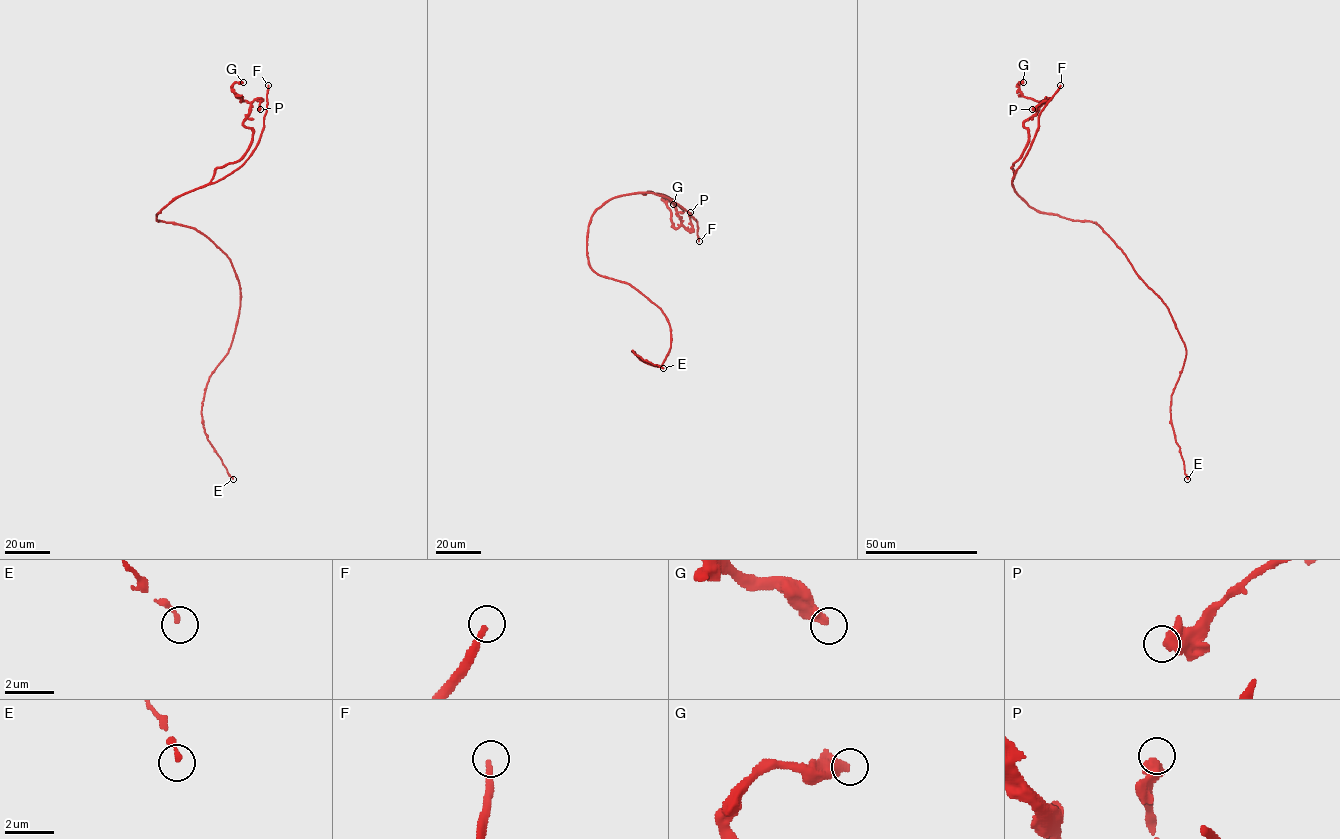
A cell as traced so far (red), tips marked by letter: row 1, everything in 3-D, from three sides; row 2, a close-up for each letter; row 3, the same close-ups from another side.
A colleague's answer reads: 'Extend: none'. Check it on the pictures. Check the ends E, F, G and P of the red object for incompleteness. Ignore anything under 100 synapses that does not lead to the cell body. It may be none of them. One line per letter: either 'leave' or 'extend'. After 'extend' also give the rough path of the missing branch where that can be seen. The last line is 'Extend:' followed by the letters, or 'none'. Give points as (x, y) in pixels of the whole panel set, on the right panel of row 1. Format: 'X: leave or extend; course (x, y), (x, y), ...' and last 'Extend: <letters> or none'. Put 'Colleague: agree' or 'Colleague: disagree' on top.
Colleague: disagree
E: leave
F: extend; course (1060, 85), (1094, 47), (1074, 70), (1047, 92), (1033, 98), (1025, 76), (1020, 73), (1001, 76), (996, 82)
G: leave
P: leave
Extend: F

